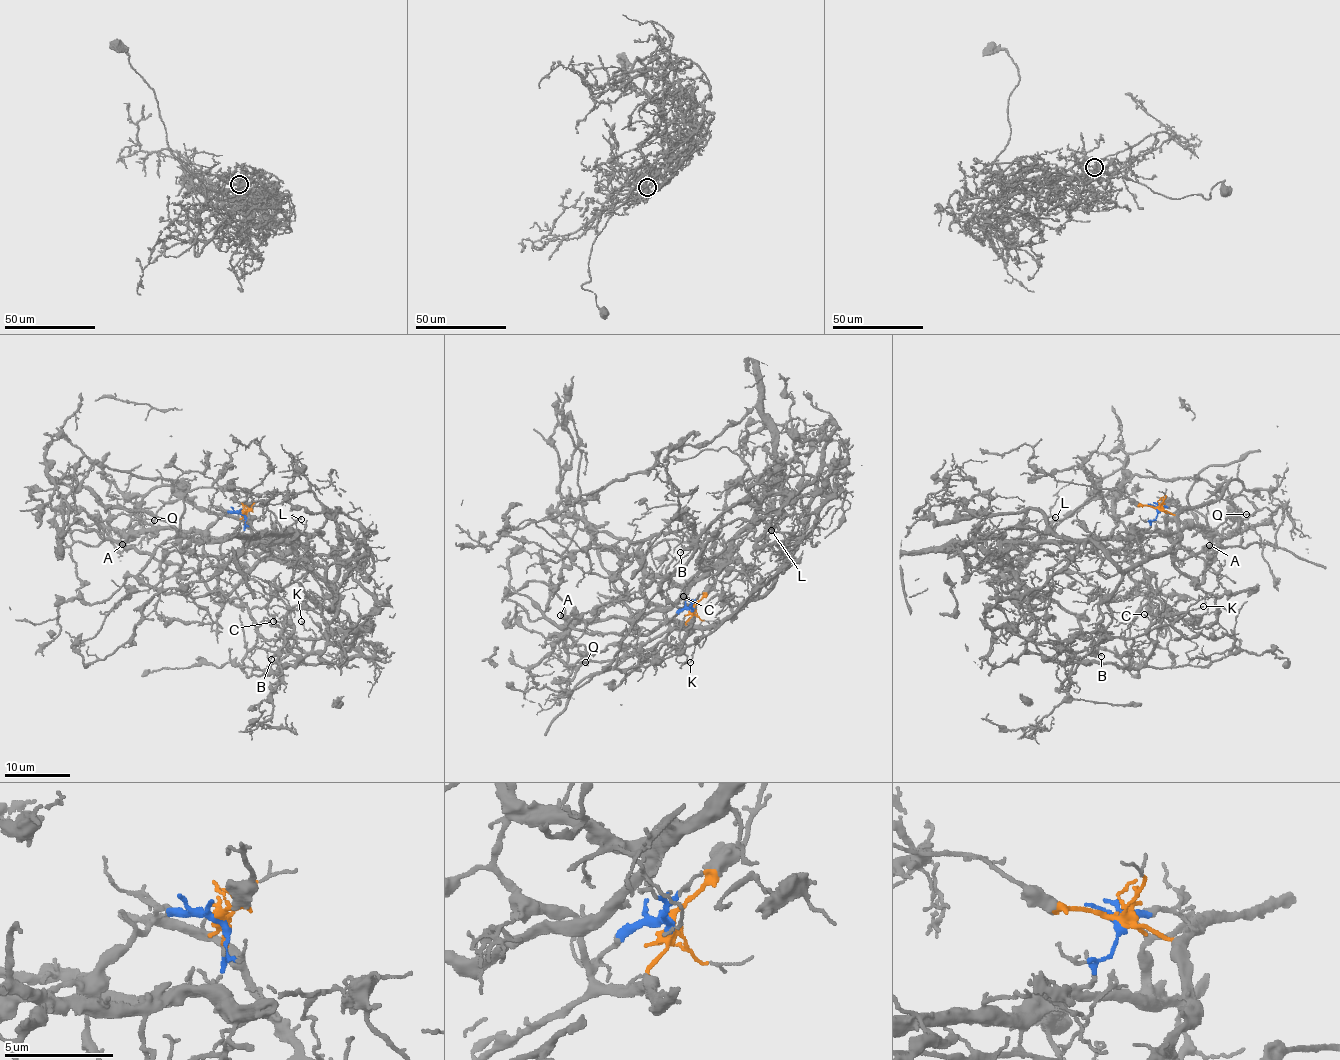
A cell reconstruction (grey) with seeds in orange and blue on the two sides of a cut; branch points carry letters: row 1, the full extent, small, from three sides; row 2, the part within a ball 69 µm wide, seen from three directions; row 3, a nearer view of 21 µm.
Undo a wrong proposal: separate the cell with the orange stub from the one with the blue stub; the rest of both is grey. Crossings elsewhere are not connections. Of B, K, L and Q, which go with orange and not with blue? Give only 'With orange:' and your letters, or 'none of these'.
With orange: B, K

